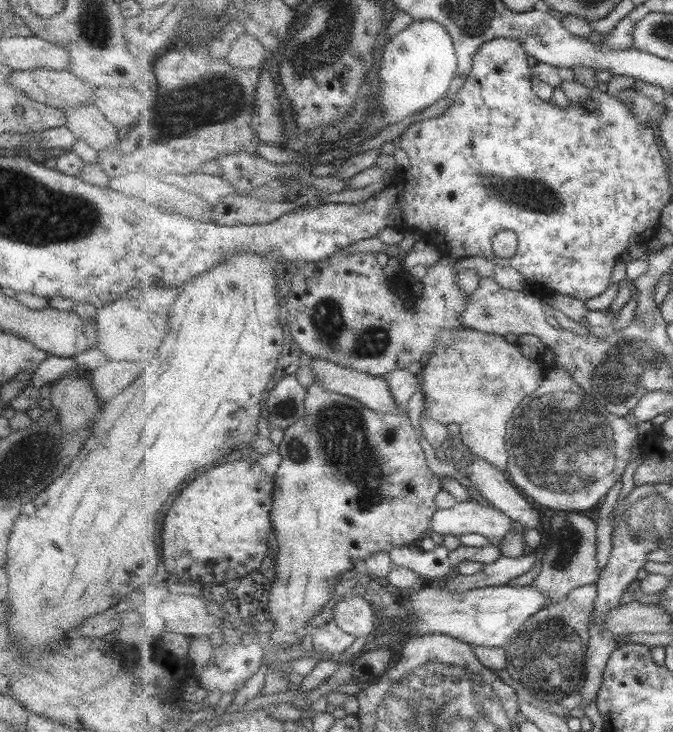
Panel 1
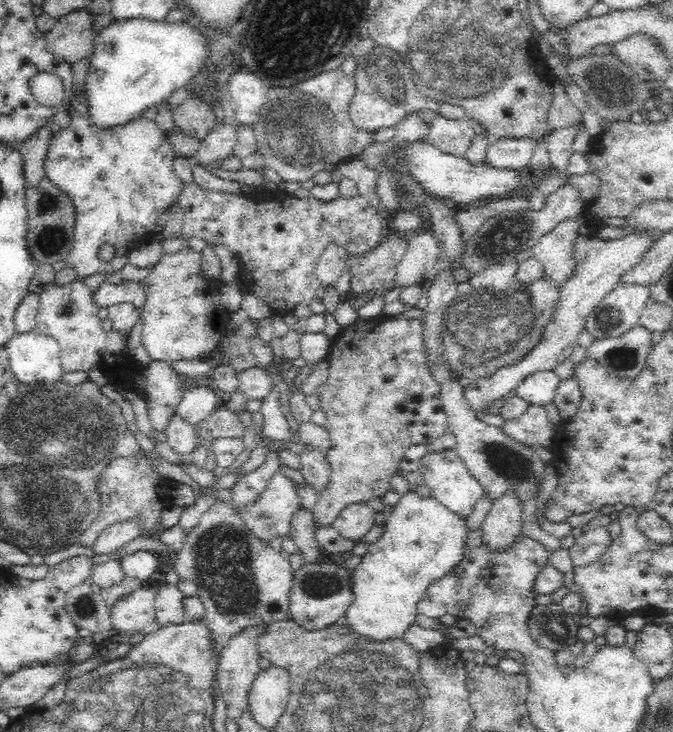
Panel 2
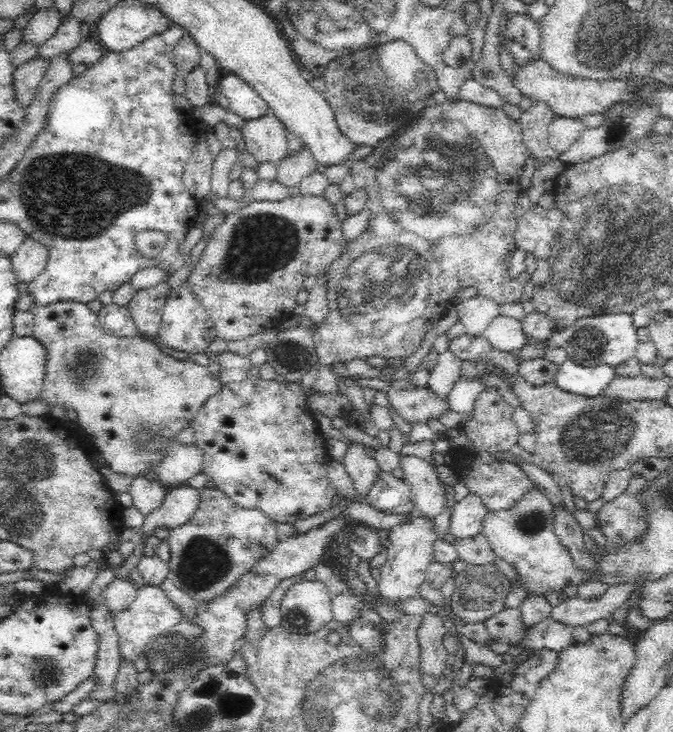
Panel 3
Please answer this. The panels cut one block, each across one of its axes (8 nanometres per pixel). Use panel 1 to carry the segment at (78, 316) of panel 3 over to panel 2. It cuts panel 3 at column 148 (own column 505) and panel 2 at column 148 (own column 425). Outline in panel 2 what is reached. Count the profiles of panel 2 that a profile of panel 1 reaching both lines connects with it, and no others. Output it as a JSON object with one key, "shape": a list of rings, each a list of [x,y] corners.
{"shape":[[[151,361],[143,370],[147,370],[145,382],[143,388],[138,390],[145,390],[144,400],[149,410],[150,424],[156,431],[162,432],[170,417],[177,413],[184,392],[196,384],[184,387],[170,363]]]}

